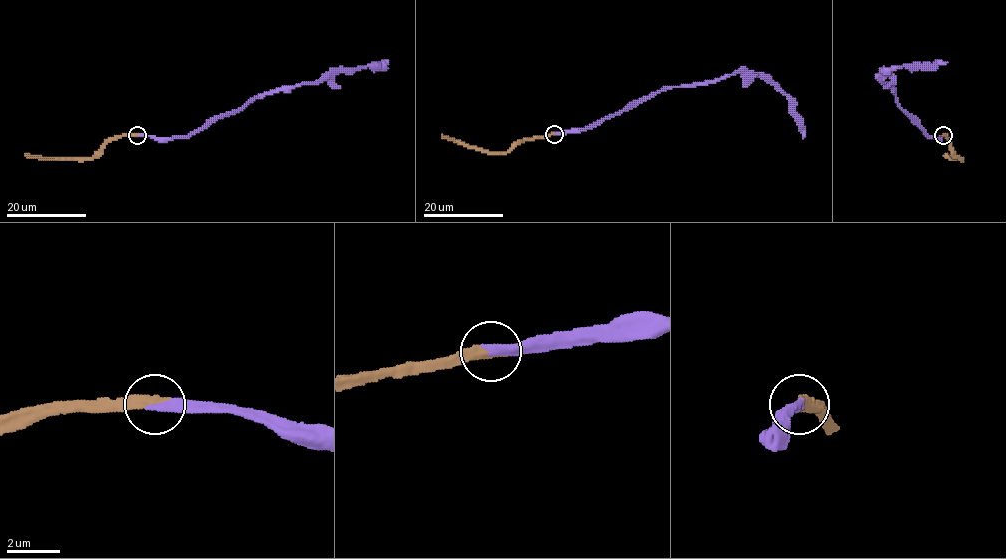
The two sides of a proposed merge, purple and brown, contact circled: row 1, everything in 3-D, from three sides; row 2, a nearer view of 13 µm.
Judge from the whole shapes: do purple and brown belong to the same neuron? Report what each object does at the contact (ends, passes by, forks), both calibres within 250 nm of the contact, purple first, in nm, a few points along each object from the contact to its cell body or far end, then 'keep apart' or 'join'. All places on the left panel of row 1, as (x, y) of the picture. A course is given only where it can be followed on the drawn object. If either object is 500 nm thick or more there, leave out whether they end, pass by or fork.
purple ends; brown ends; calibres 360 and 440 nm; course purple (137, 135), (184, 138), (211, 121), (274, 91), (320, 80), (332, 72), (386, 62); course brown (137, 135), (113, 137), (93, 157), (25, 155); join

